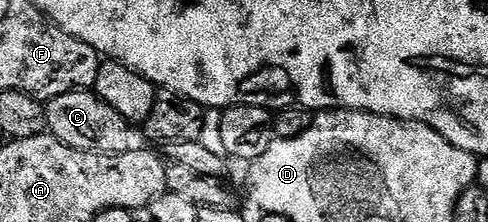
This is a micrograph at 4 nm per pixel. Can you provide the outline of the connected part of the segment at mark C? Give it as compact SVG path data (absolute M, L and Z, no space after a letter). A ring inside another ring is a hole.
M93 91L65 93L45 102L46 128L50 136L60 139L68 147L76 147L89 153L127 153L147 148L146 134L141 128L131 125L124 115L108 107Z

